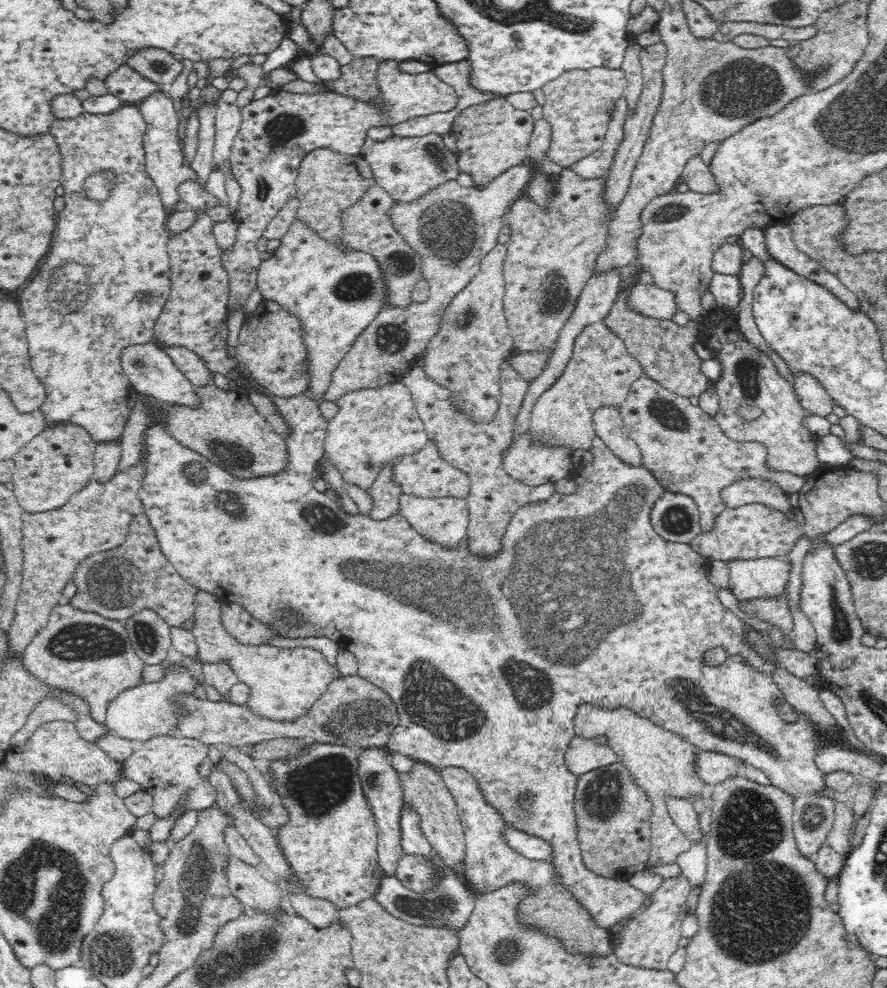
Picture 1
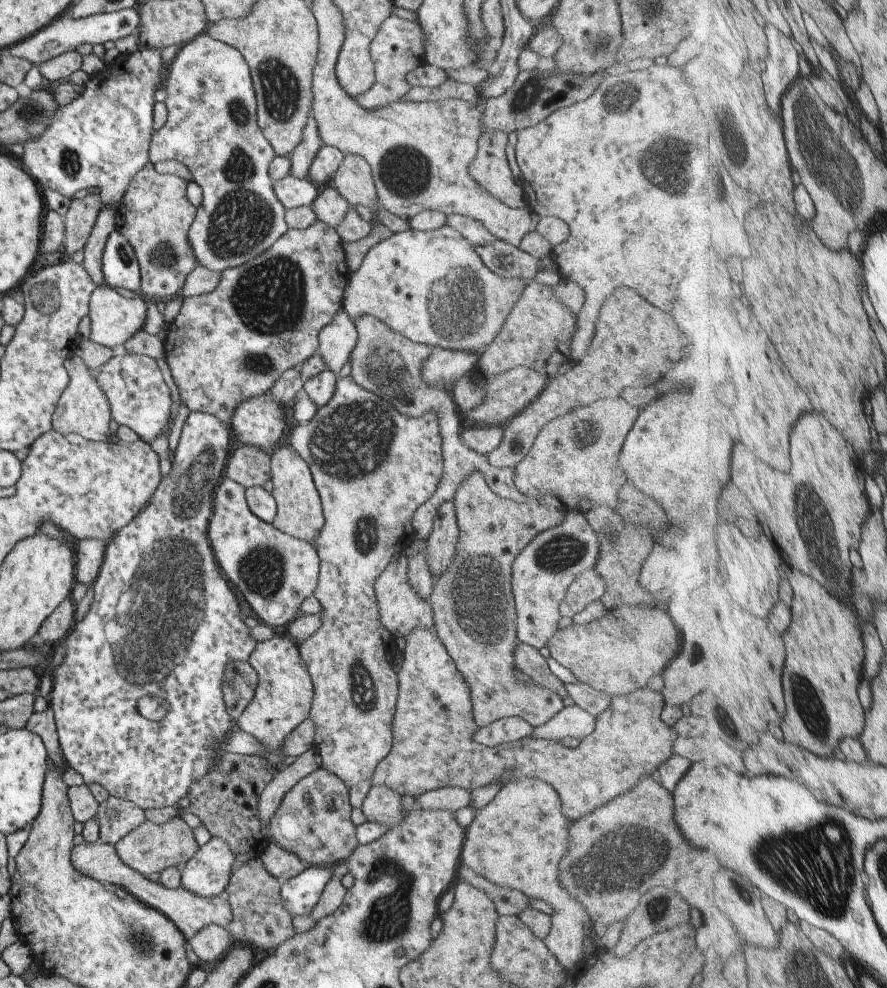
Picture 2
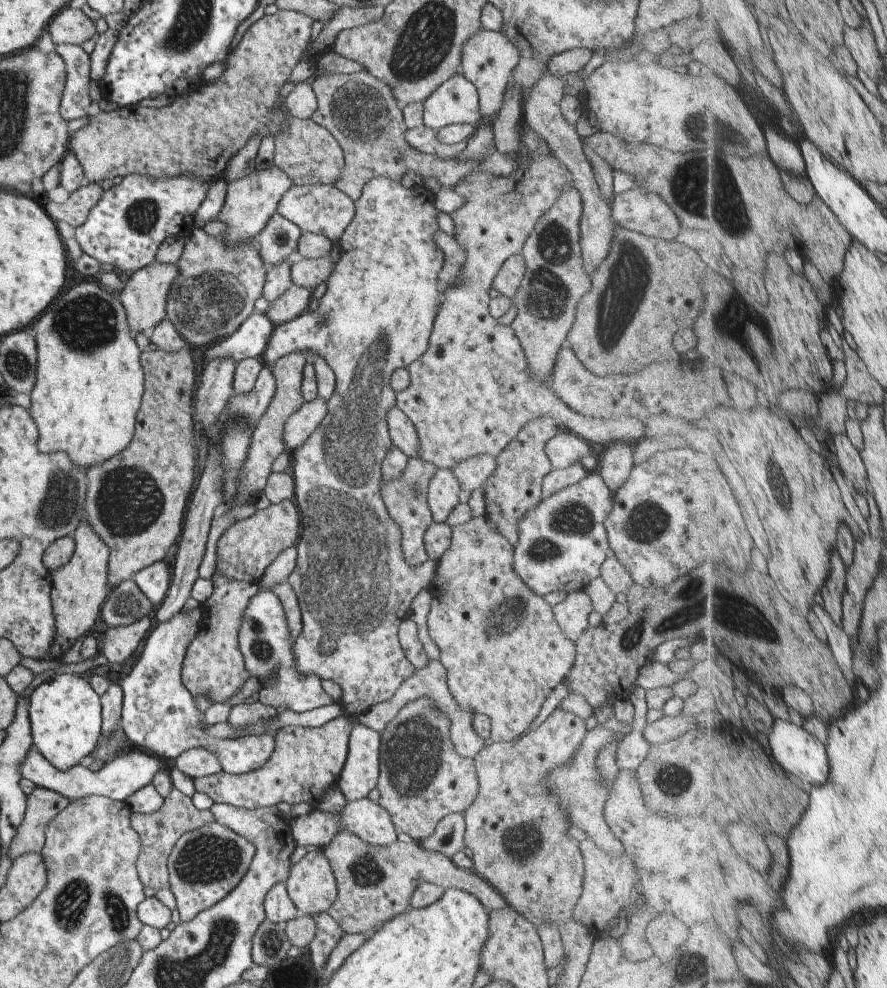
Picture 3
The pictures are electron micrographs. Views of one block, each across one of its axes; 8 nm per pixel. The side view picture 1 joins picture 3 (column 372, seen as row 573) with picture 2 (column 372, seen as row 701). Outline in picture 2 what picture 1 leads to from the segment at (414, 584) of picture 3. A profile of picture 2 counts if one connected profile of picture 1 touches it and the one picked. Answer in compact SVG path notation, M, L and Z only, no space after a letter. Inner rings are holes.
M350 375L346 376L346 378L337 377L336 380L332 399L317 410L316 415L310 422L306 425L296 426L290 432L290 446L308 464L315 488L321 499L325 519L325 524L322 526L315 542L315 550L320 558L320 569L319 580L313 595L321 605L321 613L319 614L321 626L310 639L302 642L298 648L313 683L314 700L308 719L311 719L315 725L314 750L321 757L321 766L326 771L338 776L346 784L349 791L349 804L352 808L361 808L370 788L373 786L372 778L378 764L390 753L393 744L393 719L399 696L397 673L393 670L393 657L398 652L397 638L379 620L379 603L376 599L375 583L386 571L388 564L393 560L394 554L404 552L415 542L415 531L411 526L411 521L418 506L427 502L437 490L437 485L443 474L443 457L436 413L414 419L413 417L402 415L392 404L379 398L376 394L361 388Z

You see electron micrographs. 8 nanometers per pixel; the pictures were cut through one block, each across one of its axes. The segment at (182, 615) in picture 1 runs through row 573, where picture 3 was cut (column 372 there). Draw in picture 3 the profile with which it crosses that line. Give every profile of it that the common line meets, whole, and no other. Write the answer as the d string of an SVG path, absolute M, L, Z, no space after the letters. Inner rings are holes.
M365 70L350 75L319 75L311 86L318 102L311 120L326 128L346 154L344 176L340 176L332 185L354 203L362 195L364 186L375 177L384 176L401 181L402 176L412 170L421 174L423 179L436 176L442 188L450 188L484 160L458 161L457 156L442 159L414 149L405 138L408 128L405 126L402 106L395 101L387 85Z

